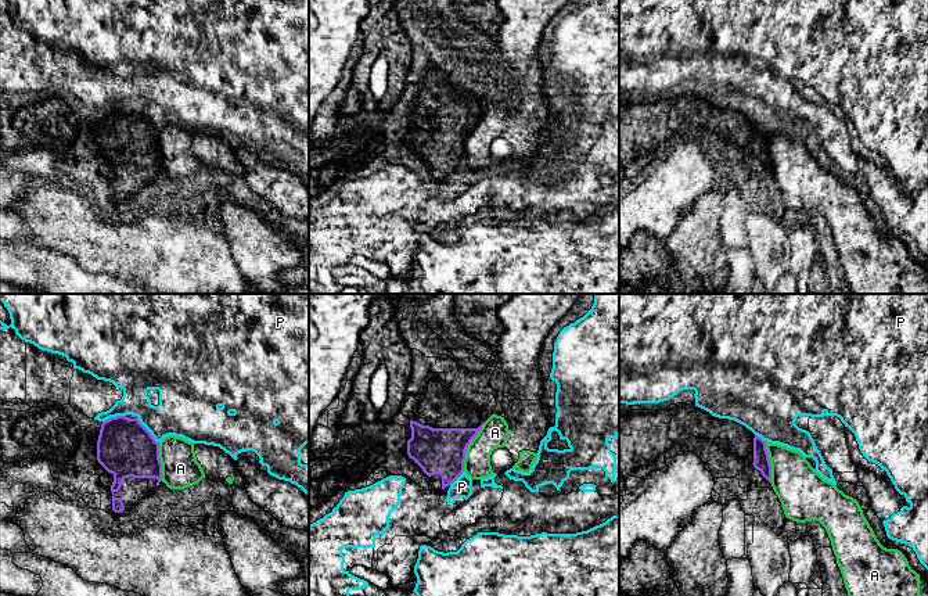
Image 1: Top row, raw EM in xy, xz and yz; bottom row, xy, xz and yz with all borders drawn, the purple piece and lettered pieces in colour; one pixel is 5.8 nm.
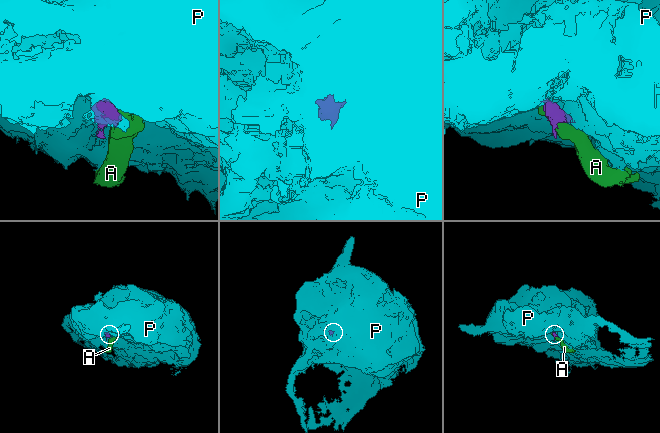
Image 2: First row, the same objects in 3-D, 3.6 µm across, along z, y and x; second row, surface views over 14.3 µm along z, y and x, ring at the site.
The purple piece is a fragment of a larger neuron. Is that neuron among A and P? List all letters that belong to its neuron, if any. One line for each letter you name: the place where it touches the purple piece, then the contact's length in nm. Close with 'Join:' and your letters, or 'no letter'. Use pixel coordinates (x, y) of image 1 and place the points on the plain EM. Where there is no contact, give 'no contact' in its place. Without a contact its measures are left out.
Join: no letter

